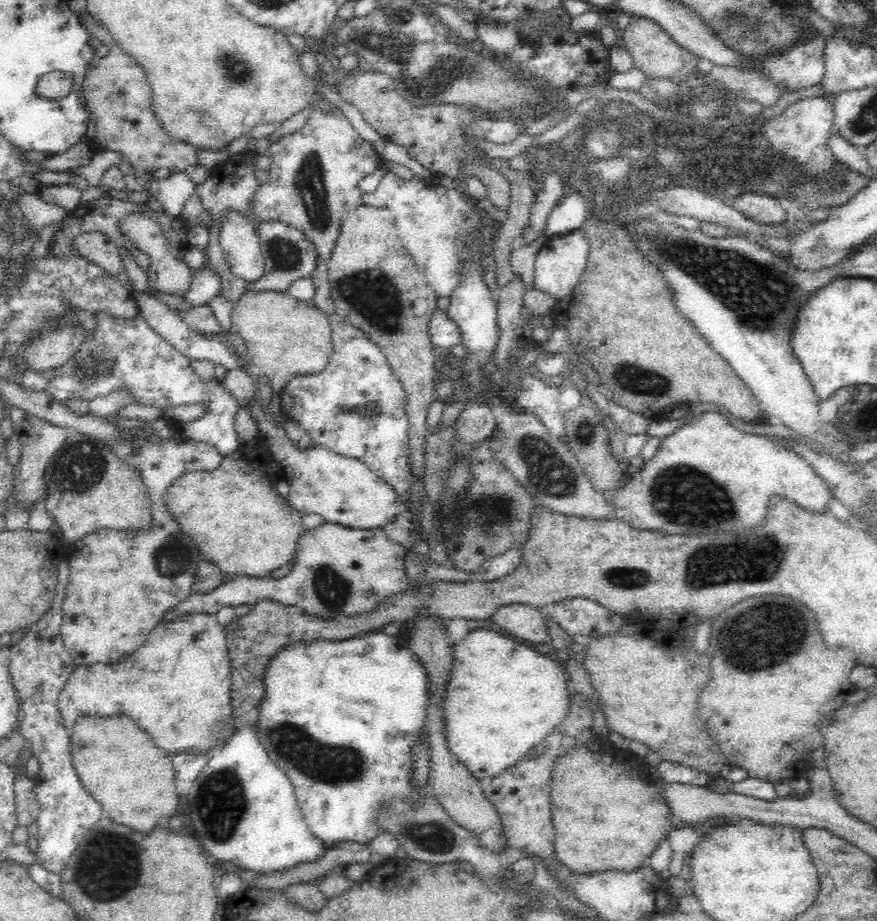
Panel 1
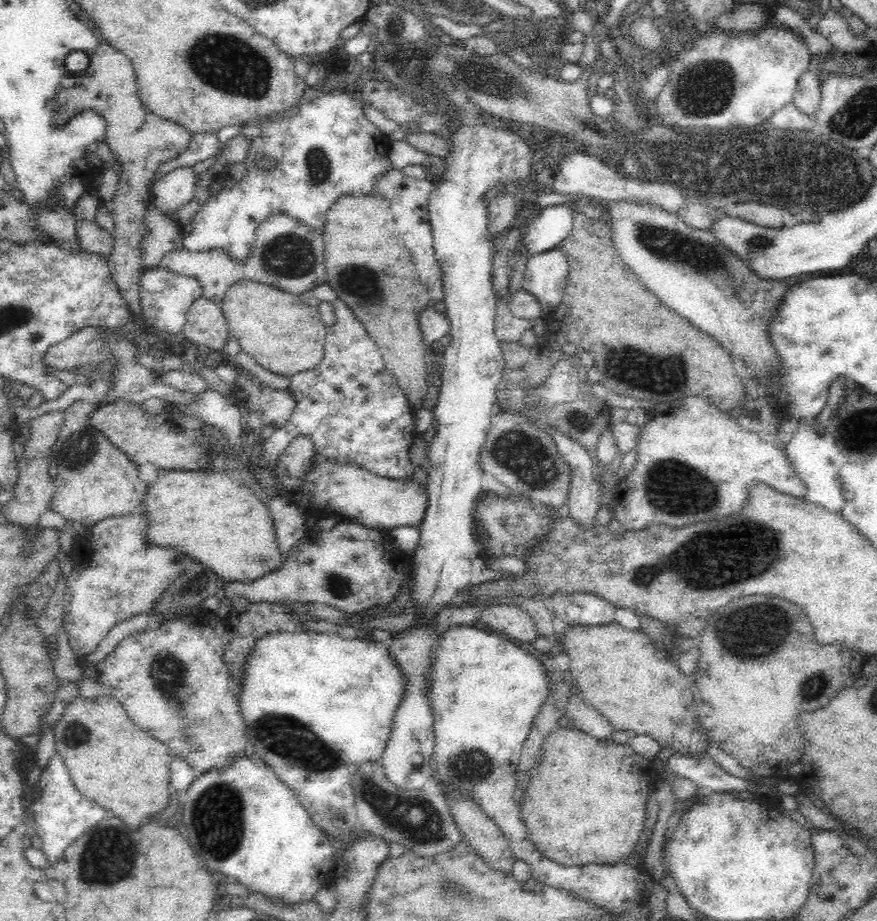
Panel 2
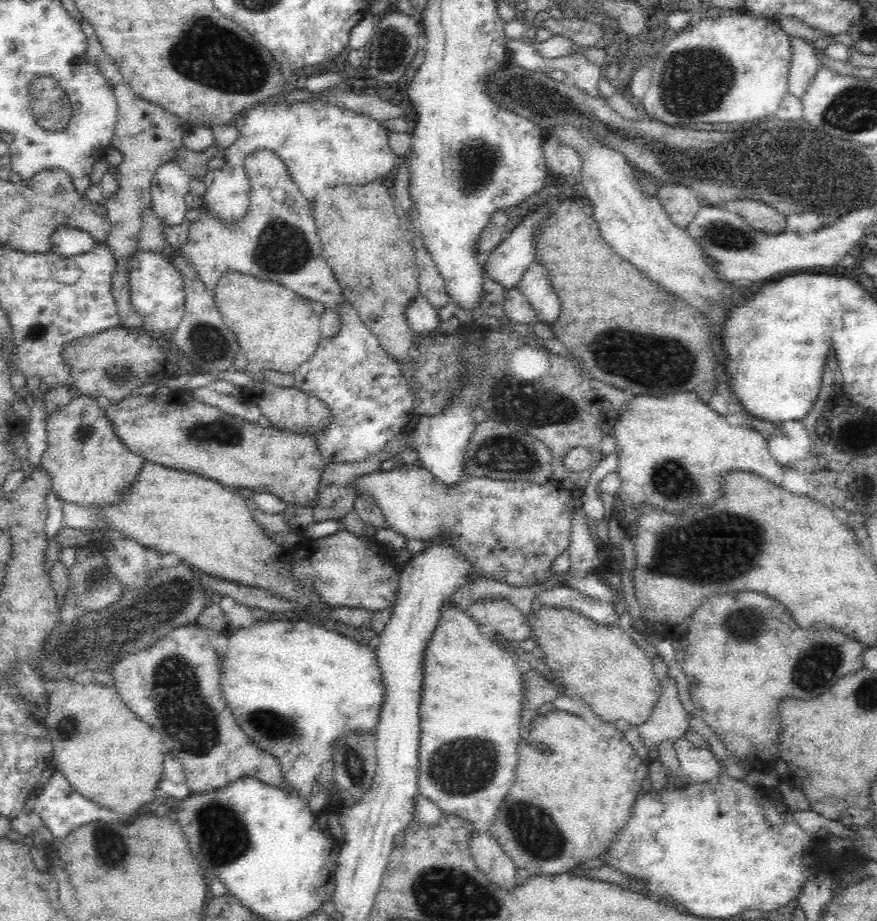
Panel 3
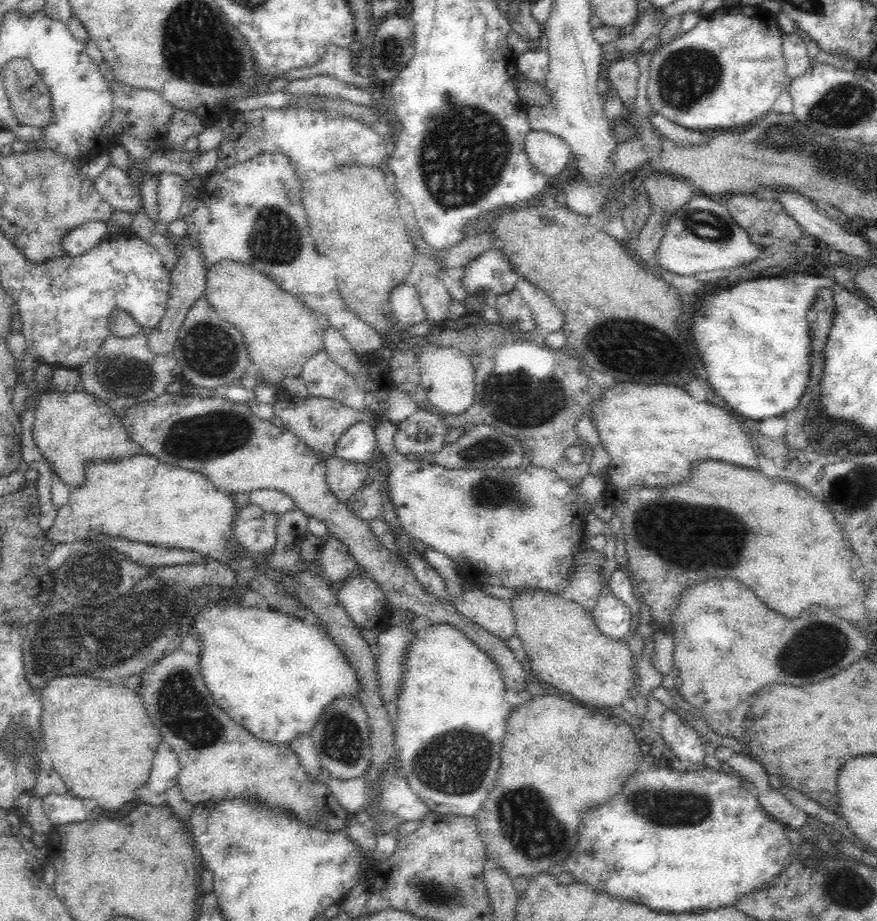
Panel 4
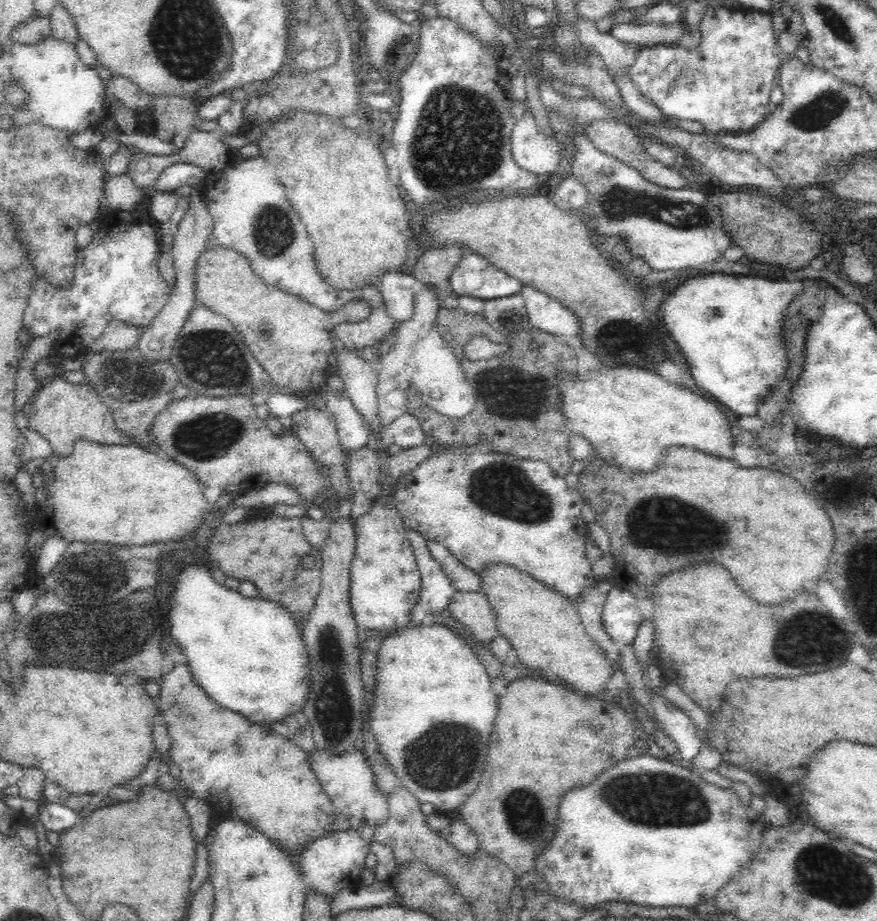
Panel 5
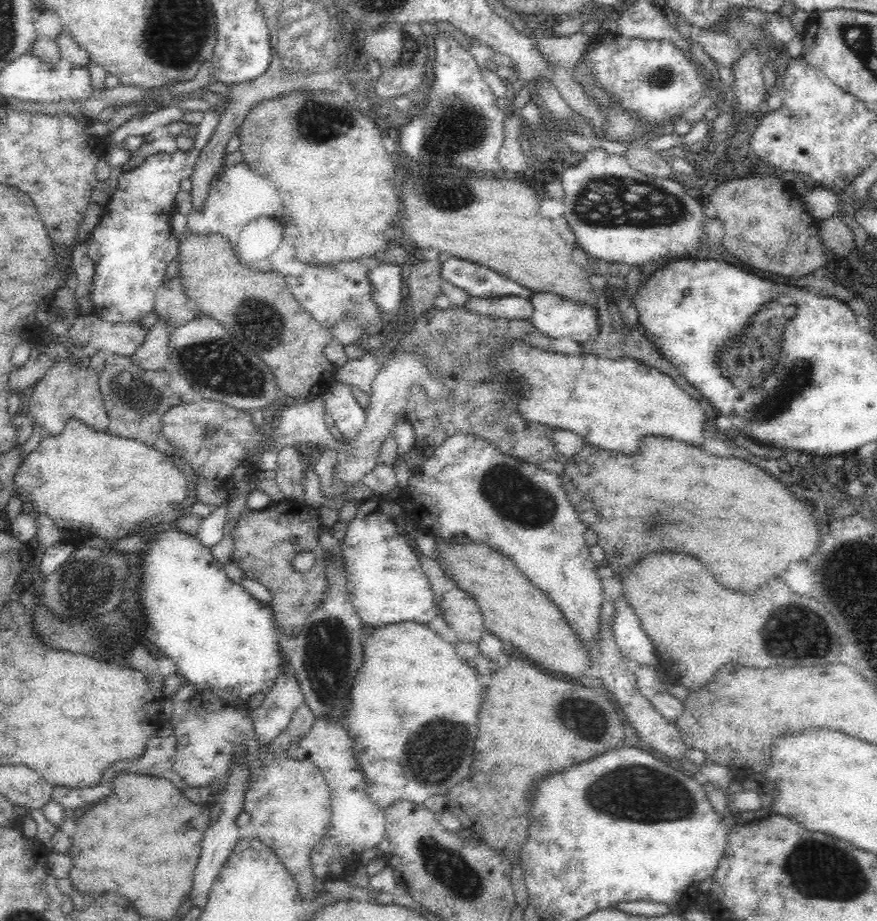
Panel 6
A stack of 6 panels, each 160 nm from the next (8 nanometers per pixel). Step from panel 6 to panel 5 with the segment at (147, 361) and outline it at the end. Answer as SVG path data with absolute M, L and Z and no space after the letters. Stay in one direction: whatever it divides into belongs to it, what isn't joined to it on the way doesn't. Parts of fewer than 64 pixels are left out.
M201 184L192 187L187 201L189 202L189 208L179 222L179 227L172 242L172 248L170 248L170 256L172 261L174 261L174 269L176 269L174 286L171 288L166 304L154 317L154 320L143 328L137 345L140 353L150 363L168 361L176 345L175 340L178 338L181 328L184 326L191 310L197 304L195 270L200 255L207 250L207 240L212 234L213 222L210 213L208 213L208 207L206 207L205 191L202 190Z

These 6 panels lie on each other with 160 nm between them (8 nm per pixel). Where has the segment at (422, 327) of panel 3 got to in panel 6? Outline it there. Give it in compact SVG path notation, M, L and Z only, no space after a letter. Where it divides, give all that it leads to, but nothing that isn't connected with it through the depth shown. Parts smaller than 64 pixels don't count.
M381 263L378 268L369 271L368 278L370 279L372 300L377 303L381 312L386 312L390 318L400 316L404 310L401 307L402 299L402 277L400 273L402 267L397 264Z

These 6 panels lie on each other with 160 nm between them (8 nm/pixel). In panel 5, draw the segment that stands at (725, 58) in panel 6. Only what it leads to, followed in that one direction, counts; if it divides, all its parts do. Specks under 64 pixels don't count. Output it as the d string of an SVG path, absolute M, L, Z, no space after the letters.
M683 20L668 26L656 23L614 22L609 32L618 41L634 43L640 46L652 46L678 42L678 39L684 32L687 32L687 29Z

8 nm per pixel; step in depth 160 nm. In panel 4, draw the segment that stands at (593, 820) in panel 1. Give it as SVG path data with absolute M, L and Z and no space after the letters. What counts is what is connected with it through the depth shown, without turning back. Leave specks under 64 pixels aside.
M550 693L550 696L535 696L528 704L520 706L518 710L514 708L514 712L508 718L506 740L502 744L500 758L502 758L502 762L499 768L499 777L496 779L494 788L481 804L483 809L475 816L475 819L478 822L480 839L484 844L488 859L493 860L498 866L502 867L512 878L516 876L531 877L548 871L550 867L562 865L564 860L568 860L568 856L572 856L572 852L576 850L578 826L582 822L582 814L596 808L596 806L600 806L602 802L610 800L612 796L616 796L624 788L625 780L644 767L640 747L636 737L634 737L634 732L628 725L627 718L610 715L607 713L606 708L596 709L575 701L569 701L554 693Z

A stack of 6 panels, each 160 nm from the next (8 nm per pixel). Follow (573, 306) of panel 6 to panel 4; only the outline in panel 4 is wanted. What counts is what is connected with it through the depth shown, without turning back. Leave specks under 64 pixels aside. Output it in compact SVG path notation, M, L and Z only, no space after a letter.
M523 276L518 279L515 289L520 293L520 296L531 310L539 332L546 333L561 330L566 317L553 304L553 301L545 290L534 286Z

